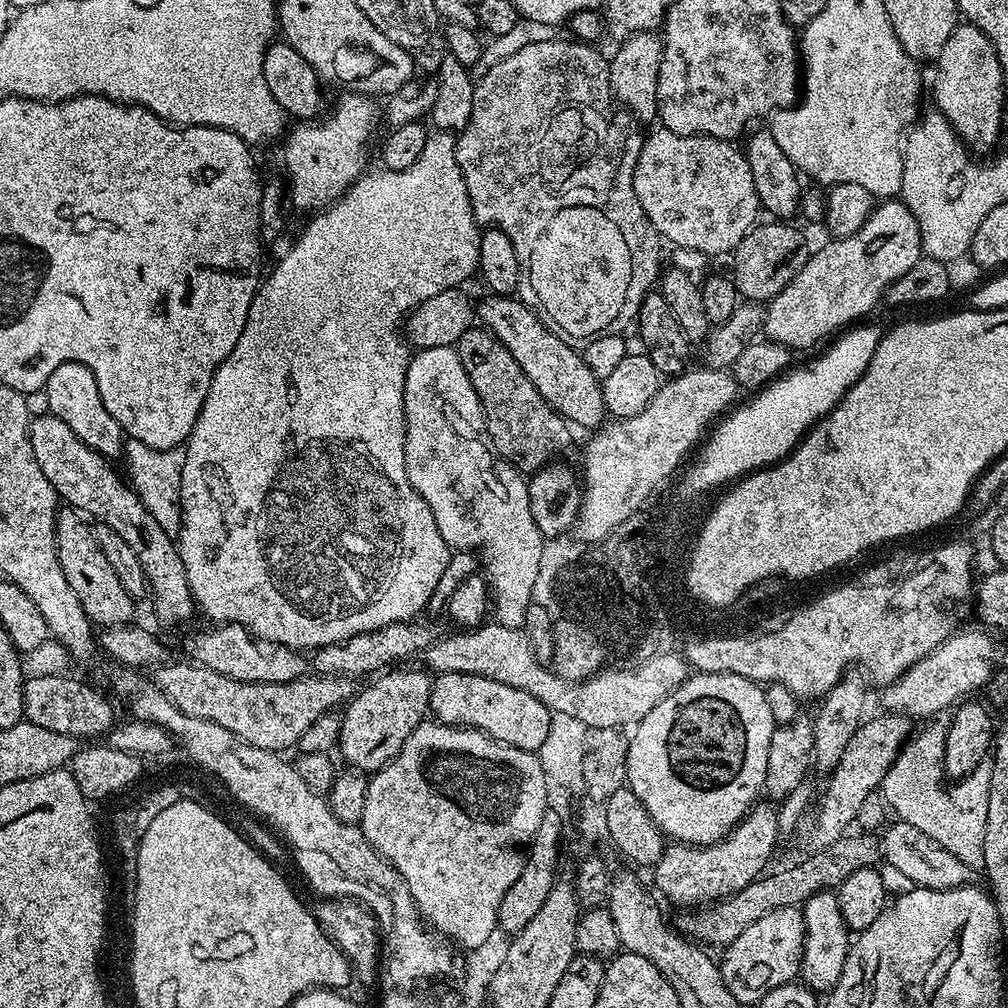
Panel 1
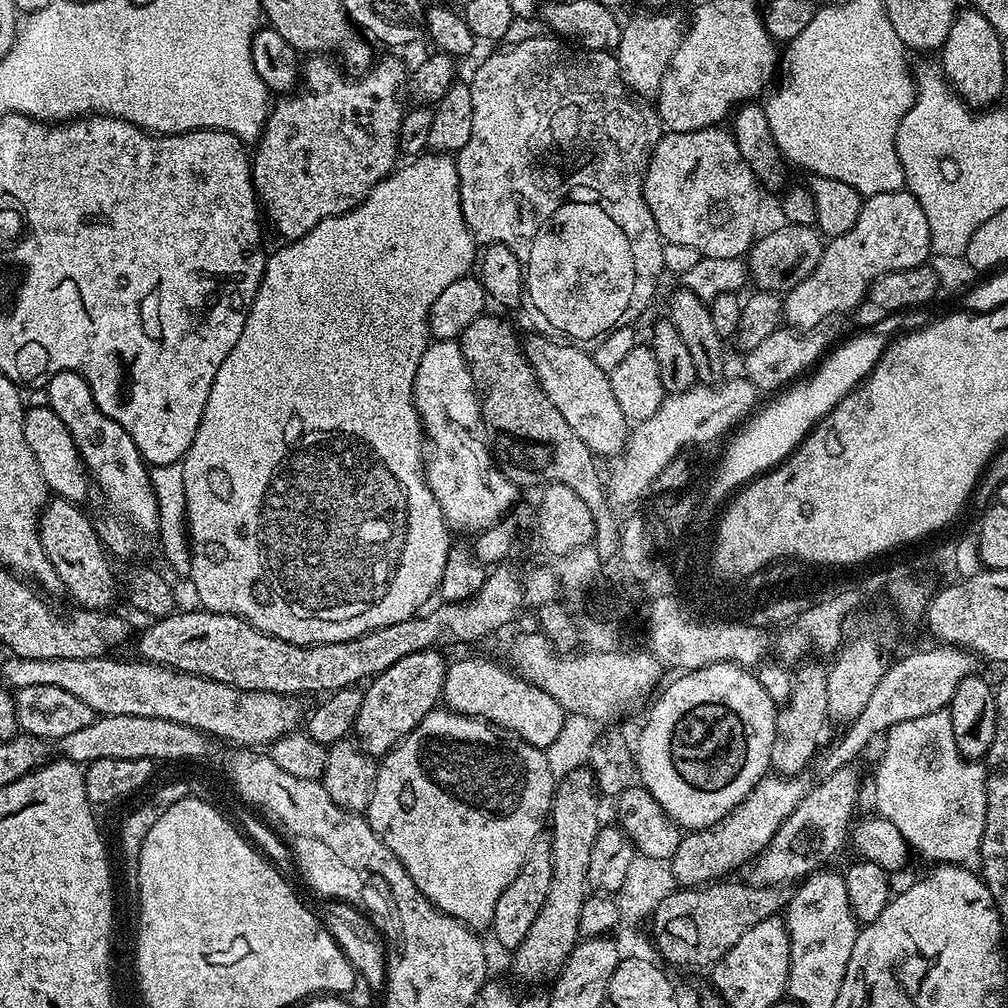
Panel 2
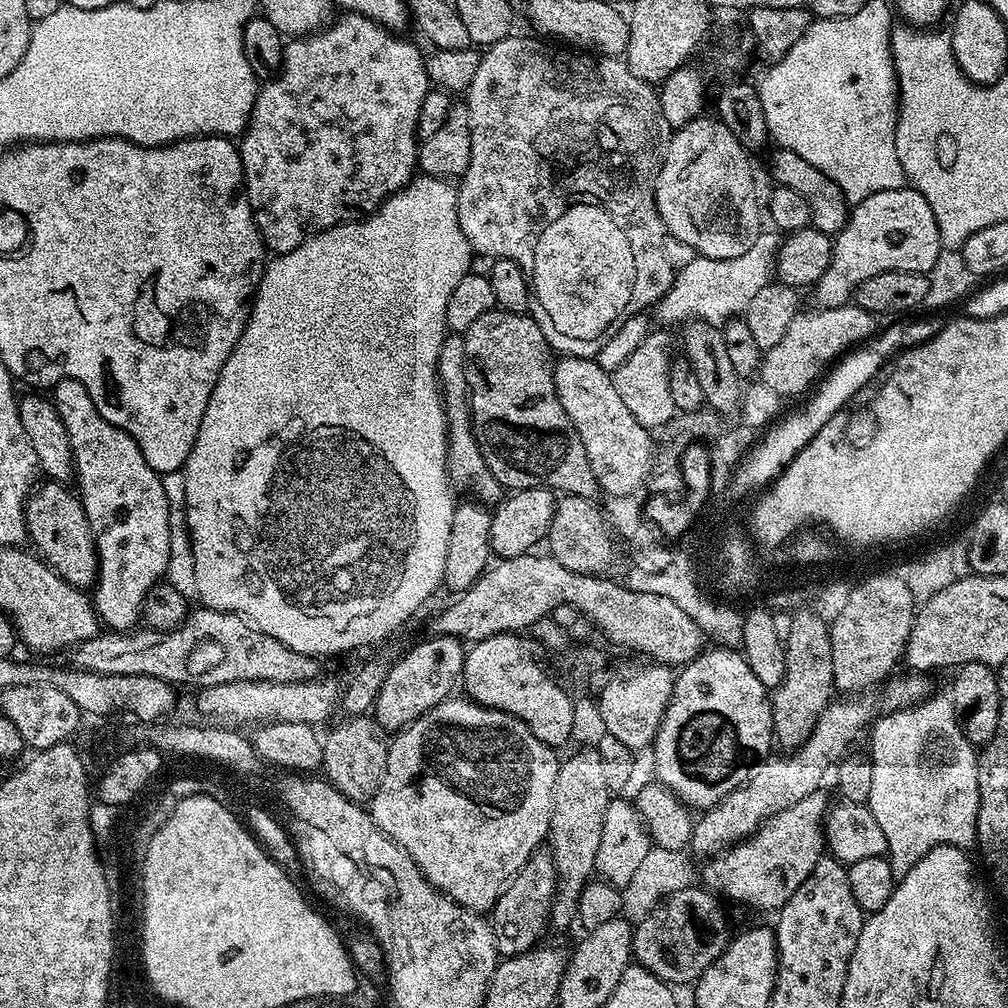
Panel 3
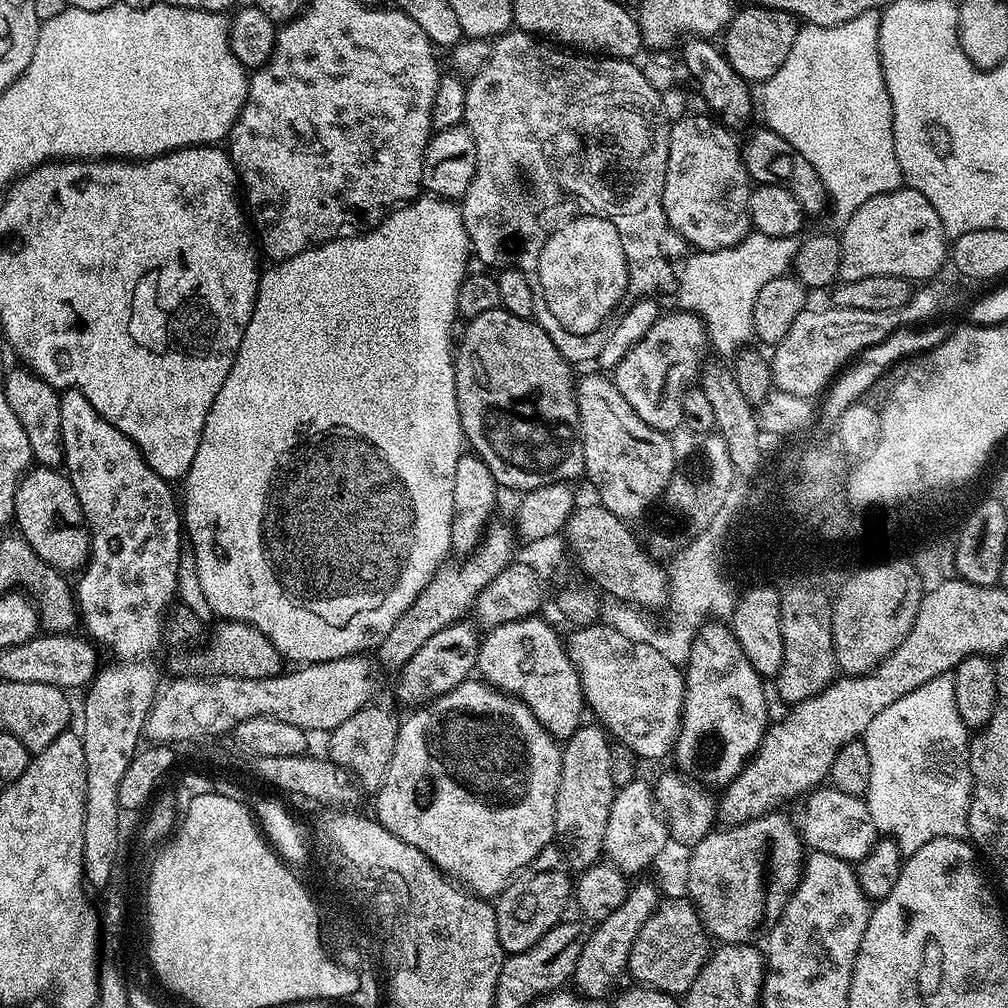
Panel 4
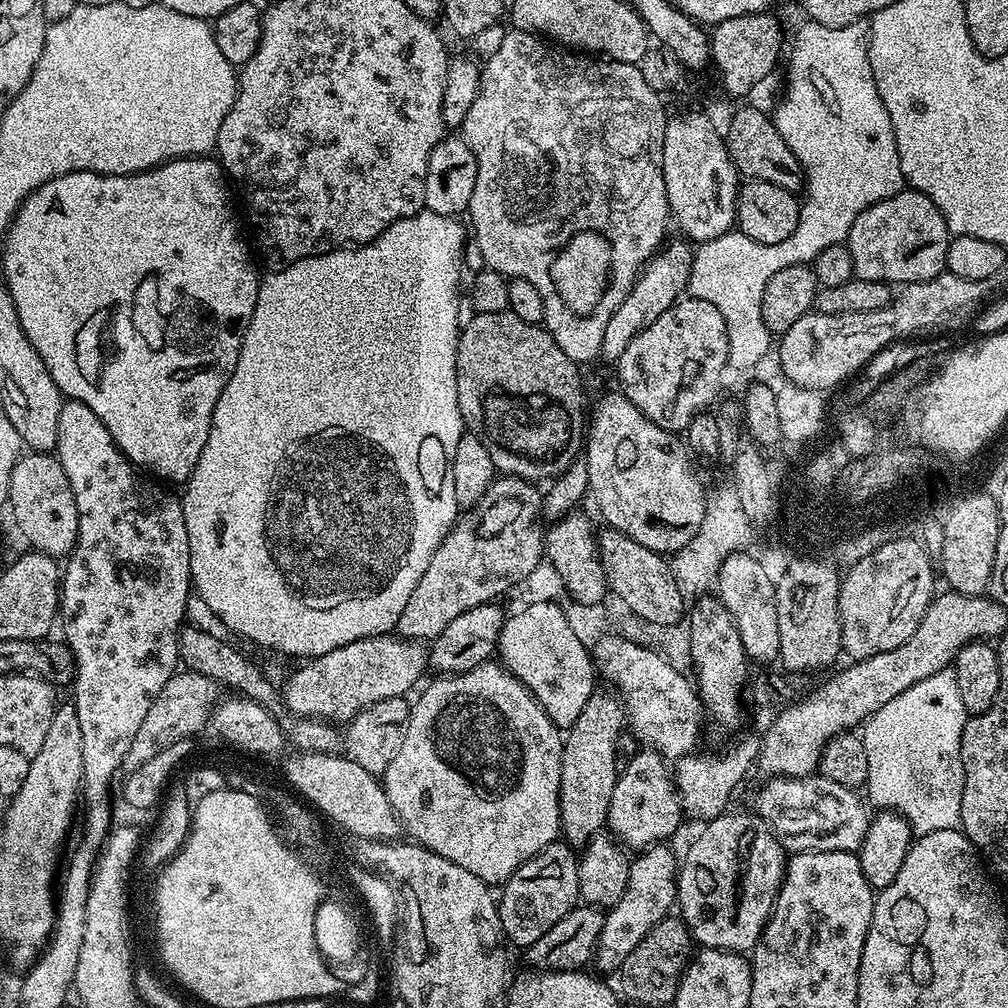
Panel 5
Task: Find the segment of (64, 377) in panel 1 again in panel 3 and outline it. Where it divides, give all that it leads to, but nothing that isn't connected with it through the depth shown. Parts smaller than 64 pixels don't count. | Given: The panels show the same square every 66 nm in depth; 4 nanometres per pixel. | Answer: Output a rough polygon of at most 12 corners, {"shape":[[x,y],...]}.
{"shape":[[82,382],[50,399],[96,541],[92,605],[135,629],[170,562],[161,473]]}

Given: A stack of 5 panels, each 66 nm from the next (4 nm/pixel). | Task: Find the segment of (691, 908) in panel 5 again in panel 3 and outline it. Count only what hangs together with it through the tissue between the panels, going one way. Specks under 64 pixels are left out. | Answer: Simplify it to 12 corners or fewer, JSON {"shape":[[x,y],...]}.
{"shape":[[826,792],[705,863],[703,887],[783,908],[825,855]]}

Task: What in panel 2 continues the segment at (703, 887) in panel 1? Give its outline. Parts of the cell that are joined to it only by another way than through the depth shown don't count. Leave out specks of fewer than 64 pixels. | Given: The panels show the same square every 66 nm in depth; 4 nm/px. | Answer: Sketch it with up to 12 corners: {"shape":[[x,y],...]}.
{"shape":[[769,774],[710,830],[681,835],[675,883],[751,865],[808,792]]}

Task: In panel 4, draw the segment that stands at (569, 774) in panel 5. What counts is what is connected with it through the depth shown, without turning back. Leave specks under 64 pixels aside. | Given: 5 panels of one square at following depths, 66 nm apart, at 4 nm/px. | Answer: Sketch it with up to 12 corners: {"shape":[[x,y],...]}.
{"shape":[[599,723],[563,741],[554,840],[569,869],[601,859],[618,787]]}

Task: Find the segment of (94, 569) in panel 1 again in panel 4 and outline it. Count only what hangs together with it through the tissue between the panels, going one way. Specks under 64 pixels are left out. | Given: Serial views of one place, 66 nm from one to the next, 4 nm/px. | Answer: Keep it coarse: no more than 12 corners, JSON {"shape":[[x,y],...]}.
{"shape":[[29,468],[14,524],[43,564],[88,562],[88,525],[63,471]]}

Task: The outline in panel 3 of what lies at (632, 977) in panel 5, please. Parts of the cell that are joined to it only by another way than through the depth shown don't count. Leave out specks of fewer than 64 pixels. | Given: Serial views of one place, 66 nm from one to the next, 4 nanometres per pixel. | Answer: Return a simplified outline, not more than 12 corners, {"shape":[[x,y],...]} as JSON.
{"shape":[[689,886],[635,925],[633,959],[695,983],[728,945],[716,894]]}

